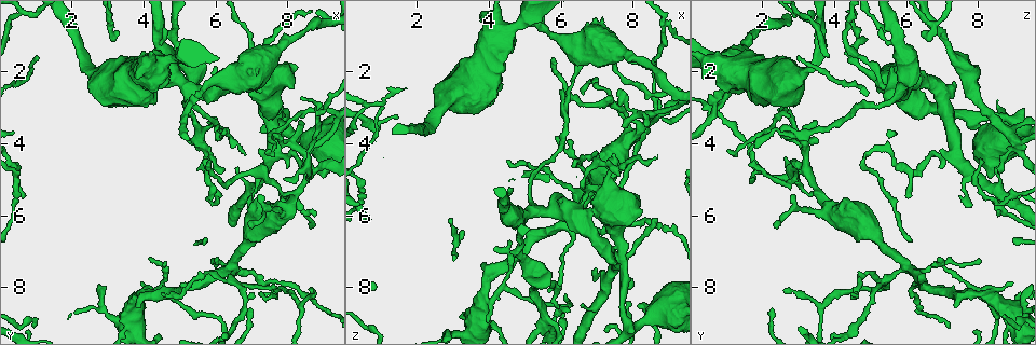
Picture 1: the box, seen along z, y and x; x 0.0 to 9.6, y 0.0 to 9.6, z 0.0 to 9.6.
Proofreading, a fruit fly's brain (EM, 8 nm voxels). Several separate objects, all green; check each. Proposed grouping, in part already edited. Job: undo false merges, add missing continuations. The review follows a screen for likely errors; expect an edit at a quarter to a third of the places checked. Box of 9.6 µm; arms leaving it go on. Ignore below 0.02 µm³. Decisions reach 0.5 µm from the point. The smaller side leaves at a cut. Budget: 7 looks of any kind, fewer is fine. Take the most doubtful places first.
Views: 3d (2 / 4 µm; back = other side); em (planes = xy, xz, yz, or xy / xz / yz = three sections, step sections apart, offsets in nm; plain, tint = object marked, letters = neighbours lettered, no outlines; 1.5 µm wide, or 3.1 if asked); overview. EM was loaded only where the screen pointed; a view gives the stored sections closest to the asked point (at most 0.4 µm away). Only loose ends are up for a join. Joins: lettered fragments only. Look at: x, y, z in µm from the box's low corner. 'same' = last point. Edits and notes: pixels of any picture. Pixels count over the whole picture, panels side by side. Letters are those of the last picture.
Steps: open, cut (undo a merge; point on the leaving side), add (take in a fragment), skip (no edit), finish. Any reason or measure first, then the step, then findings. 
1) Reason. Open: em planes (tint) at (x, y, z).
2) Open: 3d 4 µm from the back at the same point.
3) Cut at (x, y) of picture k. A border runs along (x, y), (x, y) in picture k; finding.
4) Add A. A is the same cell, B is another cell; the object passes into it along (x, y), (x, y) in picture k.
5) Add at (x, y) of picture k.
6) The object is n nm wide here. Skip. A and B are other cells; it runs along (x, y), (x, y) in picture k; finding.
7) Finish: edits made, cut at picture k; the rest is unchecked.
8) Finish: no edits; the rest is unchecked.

Open: em xy step 4 (letters) at (4.60, 1.70, 0.75).

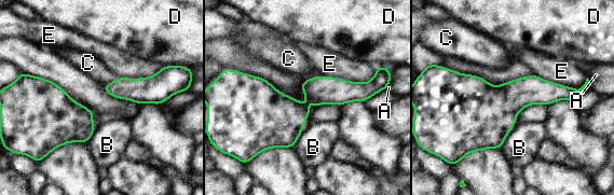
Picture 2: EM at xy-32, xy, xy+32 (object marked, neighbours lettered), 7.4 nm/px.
The object is 110 nm wide here; the longest contact is with E, 420 nm. Skip. A, B, C, D and E are other cells; continuous, no second neuron.

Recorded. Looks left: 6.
Thin end. Open: em planes (plain) at (5.95, 7.25, 8.10).

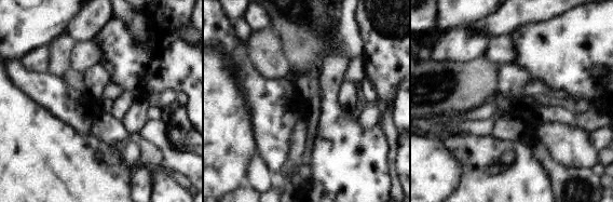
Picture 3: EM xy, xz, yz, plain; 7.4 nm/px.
Open: em planes (letters) at the same point.

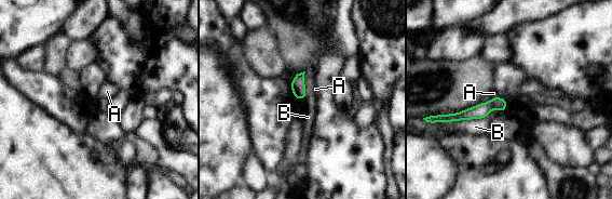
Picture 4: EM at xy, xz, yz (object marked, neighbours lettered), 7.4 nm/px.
The object is 90 nm wide here. Skip. A and B are other cells; it runs along (504, 102), (447, 118) in picture 4; none of them fits.

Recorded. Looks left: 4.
Open: 3d 4 µm at (7.65, 3.75, 2.55).

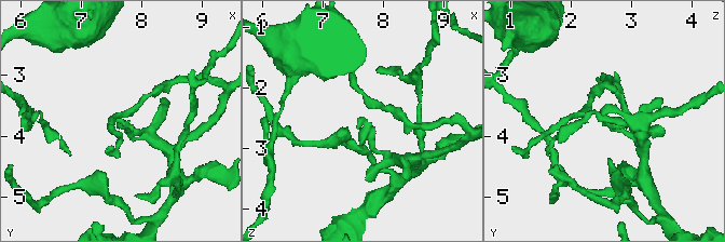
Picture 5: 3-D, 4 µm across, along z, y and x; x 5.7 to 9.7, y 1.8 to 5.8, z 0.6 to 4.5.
Need the tissue. Open: em planes (letters) at (7.65, 3.65, 2.50).

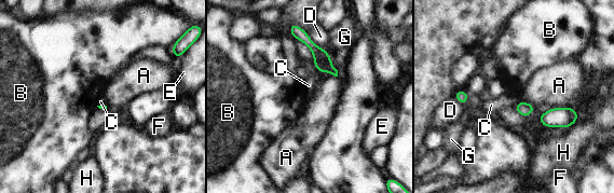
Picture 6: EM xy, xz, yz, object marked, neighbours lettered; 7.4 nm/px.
Skip. A, B, C, D, E, F, G and H are other cells; a border runs along (573, 107), (553, 107), (550, 109) in picture 6; none of them fits.

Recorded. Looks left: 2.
Finish: no edits; the rest is unchecked.

